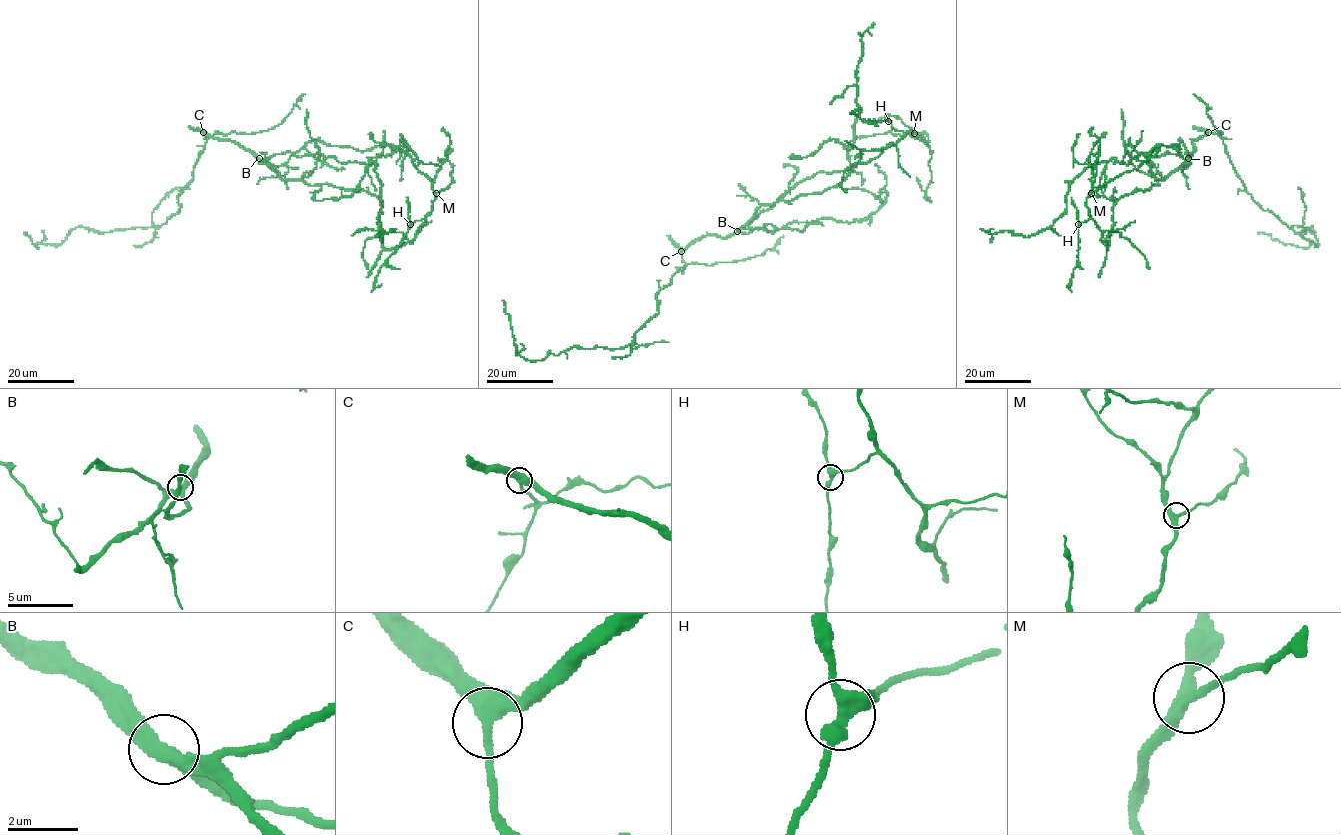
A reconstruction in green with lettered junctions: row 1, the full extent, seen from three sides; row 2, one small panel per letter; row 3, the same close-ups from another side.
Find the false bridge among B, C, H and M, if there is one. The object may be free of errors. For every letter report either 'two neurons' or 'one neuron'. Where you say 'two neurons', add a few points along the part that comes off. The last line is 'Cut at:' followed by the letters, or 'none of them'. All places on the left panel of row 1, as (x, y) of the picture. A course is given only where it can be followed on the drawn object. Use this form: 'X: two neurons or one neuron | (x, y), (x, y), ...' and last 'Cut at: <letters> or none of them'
B: one neuron
C: one neuron
H: one neuron
M: one neuron
Cut at: none of them

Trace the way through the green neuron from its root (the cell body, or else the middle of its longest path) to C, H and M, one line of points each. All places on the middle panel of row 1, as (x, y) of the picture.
C: (730, 237), (703, 235), (681, 251)
H: (730, 237), (761, 206), (836, 187), (863, 150), (895, 145), (904, 134), (888, 121)
M: (730, 237), (761, 206), (836, 187), (863, 150), (895, 145), (912, 128), (914, 133)

